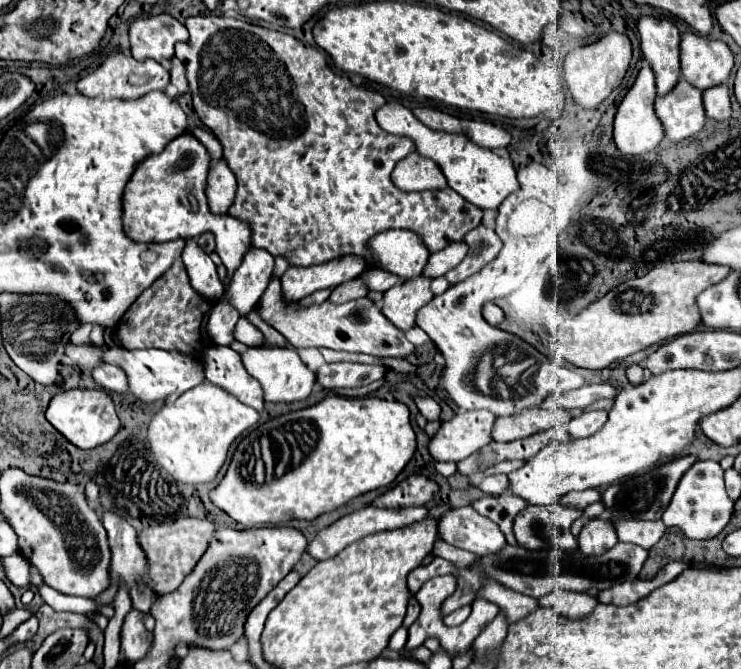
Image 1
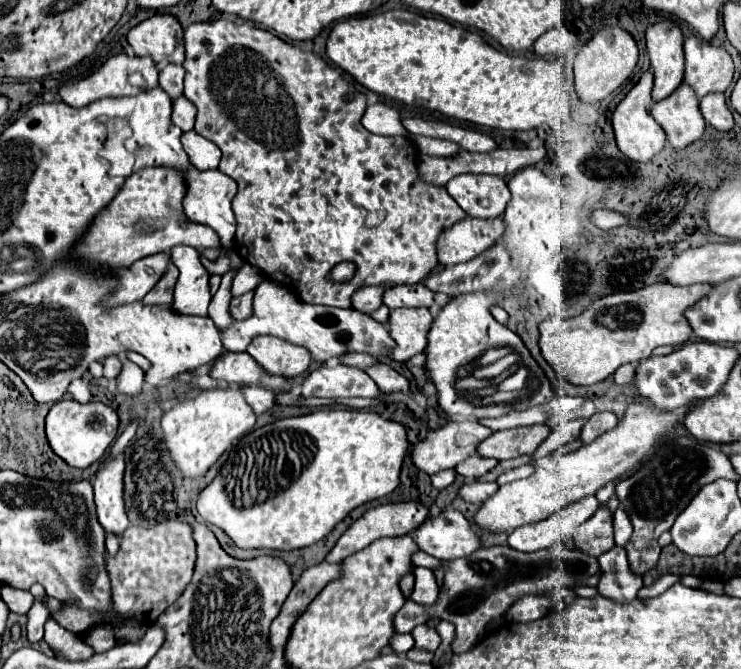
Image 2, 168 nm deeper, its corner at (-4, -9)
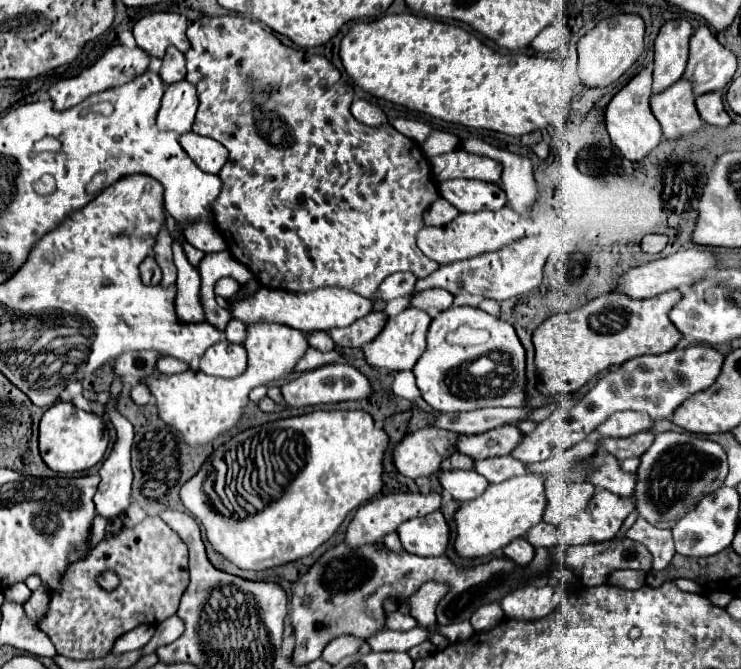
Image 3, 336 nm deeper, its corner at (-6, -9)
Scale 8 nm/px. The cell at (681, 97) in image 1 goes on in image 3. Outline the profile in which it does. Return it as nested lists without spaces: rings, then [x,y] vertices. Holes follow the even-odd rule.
[[[688,79],[676,81],[666,91],[652,95],[650,107],[662,125],[666,139],[680,139],[694,135],[702,127],[702,119],[694,105],[694,93]]]

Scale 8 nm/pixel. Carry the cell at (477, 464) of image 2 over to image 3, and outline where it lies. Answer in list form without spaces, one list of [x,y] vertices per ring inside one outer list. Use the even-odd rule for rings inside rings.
[[[458,453],[458,455],[452,455],[452,457],[444,459],[442,469],[444,469],[444,471],[452,471],[452,469],[466,469],[466,471],[472,471],[472,469],[474,469],[474,461],[472,461],[468,455]]]

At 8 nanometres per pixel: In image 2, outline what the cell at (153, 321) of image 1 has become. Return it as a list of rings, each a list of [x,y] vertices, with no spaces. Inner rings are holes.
[[[168,263],[166,267],[166,273],[162,275],[162,279],[156,283],[156,287],[142,299],[142,303],[148,303],[148,305],[160,305],[160,307],[166,307],[166,309],[172,309],[172,293],[174,293],[174,285],[178,281],[178,269]]]

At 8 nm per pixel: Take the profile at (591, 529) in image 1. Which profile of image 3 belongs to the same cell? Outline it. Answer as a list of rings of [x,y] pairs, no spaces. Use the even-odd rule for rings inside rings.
[[[602,487],[596,489],[596,499],[588,503],[586,511],[566,519],[558,525],[566,545],[606,543],[618,535],[620,523],[634,509],[634,499],[622,499]]]

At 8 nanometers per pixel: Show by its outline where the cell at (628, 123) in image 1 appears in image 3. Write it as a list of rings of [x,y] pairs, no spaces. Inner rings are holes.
[[[644,67],[624,89],[620,89],[606,107],[606,129],[612,143],[620,153],[630,161],[642,161],[654,147],[660,145],[662,131],[660,123],[650,111],[650,85],[652,85],[652,67]]]

